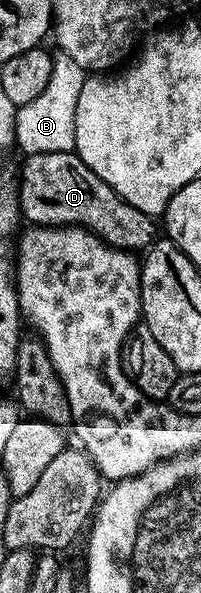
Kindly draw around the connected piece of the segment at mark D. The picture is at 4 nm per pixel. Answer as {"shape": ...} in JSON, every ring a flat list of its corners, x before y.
{"shape":[[76,151,35,154,24,157,25,165,19,168,19,187,21,190,21,214,33,226,80,226,89,229,100,240,107,241,113,248,122,250,148,249,158,235,159,228,154,217,143,210,131,206,103,178,99,178,77,157]]}

